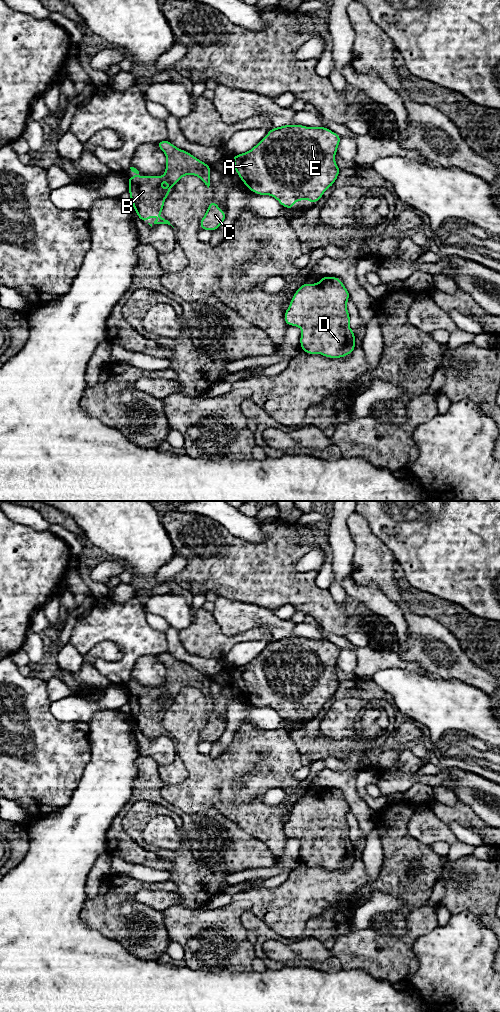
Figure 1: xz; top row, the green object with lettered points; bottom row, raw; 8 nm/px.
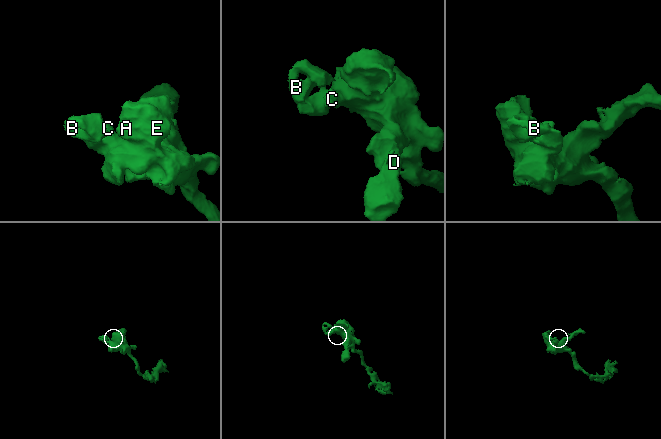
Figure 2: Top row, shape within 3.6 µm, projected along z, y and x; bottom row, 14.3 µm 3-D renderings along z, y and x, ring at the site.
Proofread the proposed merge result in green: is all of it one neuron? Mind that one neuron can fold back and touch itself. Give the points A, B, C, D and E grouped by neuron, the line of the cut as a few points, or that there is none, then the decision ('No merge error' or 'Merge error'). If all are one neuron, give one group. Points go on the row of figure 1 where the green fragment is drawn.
Groups: A B C D E. No split. No merge error

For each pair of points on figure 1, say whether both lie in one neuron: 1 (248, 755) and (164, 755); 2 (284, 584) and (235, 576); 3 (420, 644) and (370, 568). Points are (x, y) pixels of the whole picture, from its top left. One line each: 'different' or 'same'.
1: different
2: same
3: same

